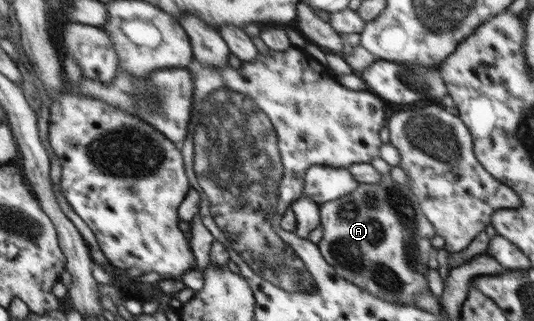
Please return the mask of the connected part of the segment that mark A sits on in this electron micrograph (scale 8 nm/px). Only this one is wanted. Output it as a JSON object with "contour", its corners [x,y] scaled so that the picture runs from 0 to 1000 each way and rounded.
{"contour":[[[717,542],[715,558],[708,570],[672,570],[670,583],[663,586],[652,607],[627,620],[625,626],[612,626],[610,632],[597,639],[597,667],[601,682],[601,710],[605,720],[603,745],[594,757],[605,804],[627,838],[627,850],[637,863],[655,875],[663,888],[676,894],[689,913],[728,938],[730,944],[753,944],[753,947],[775,947],[775,928],[783,913],[801,907],[801,872],[798,869],[798,850],[801,850],[801,807],[805,807],[805,788],[809,788],[809,745],[818,732],[815,707],[801,688],[801,679],[794,670],[788,651],[783,617],[772,601],[772,592],[764,579],[747,573],[736,561],[730,542]]]}

